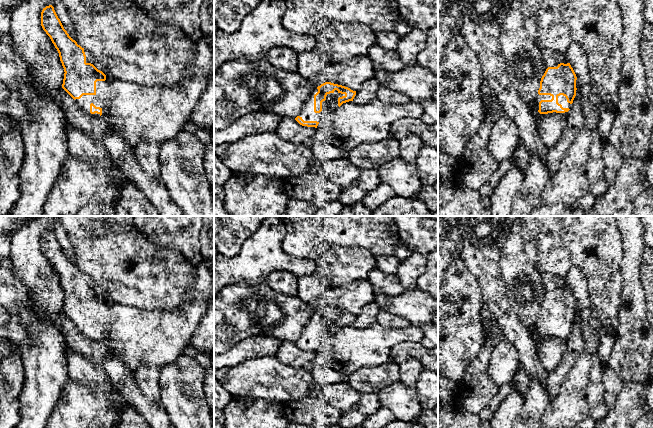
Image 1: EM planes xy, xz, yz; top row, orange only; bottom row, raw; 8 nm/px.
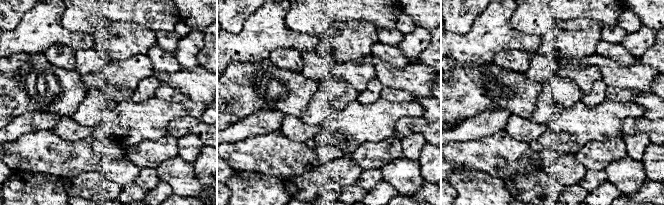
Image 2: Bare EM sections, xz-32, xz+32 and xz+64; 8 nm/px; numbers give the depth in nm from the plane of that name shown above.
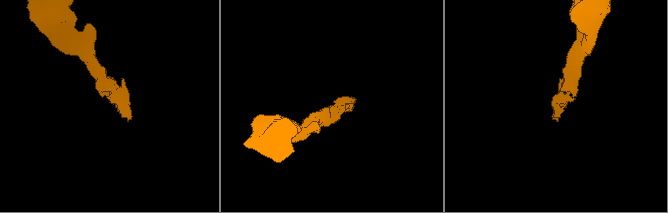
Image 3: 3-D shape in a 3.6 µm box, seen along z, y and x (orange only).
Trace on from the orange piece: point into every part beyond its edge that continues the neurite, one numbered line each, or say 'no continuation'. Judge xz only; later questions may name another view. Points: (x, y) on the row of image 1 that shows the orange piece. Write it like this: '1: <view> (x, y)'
1: xz (307, 113)

